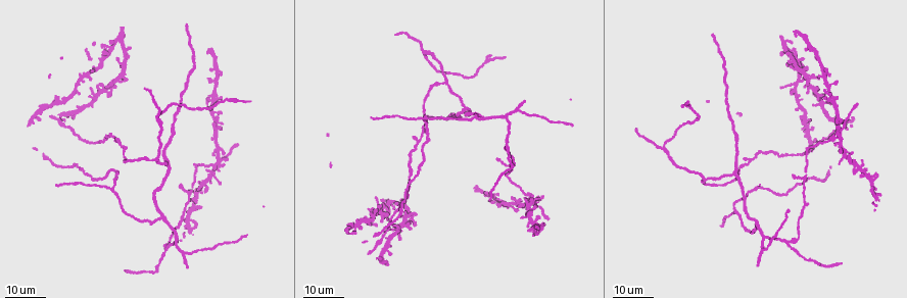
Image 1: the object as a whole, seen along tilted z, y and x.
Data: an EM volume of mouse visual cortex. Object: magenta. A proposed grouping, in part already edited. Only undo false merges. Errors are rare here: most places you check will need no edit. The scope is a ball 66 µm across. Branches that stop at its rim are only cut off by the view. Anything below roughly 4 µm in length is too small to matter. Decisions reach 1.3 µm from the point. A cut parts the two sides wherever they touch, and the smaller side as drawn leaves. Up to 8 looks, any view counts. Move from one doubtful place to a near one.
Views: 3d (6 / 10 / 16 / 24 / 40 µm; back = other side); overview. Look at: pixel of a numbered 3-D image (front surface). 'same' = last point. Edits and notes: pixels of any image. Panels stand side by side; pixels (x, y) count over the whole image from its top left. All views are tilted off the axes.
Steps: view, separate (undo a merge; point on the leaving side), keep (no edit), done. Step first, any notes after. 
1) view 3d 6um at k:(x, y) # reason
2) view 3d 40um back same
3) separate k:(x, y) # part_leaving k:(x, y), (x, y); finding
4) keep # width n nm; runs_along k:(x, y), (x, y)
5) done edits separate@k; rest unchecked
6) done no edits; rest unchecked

view 3d 16um at 1:(178, 238) # arms part here

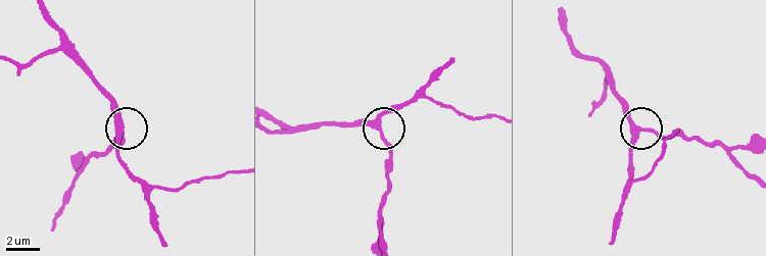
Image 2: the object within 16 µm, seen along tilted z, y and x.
view 3d 10um at 2:(379, 128) # zoom in

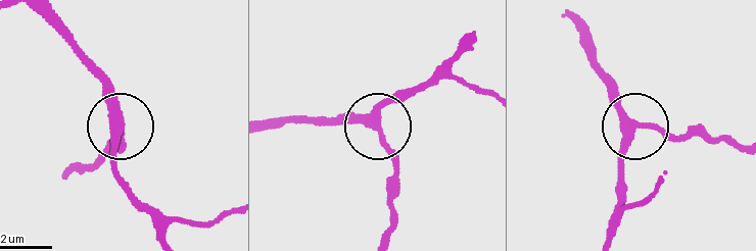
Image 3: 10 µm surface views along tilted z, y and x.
keep # runs_along 3:(46, 14), (99, 79), (115, 114), (115, 182); all the same neuron

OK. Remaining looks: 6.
view 3d 24um at 1:(219, 158) # looks like a crossing

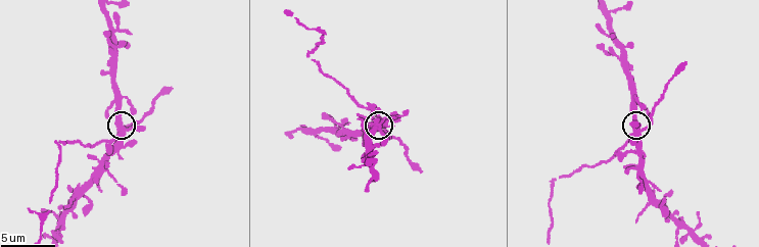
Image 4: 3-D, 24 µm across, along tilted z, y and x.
view 3d 10um at 4:(123, 126)

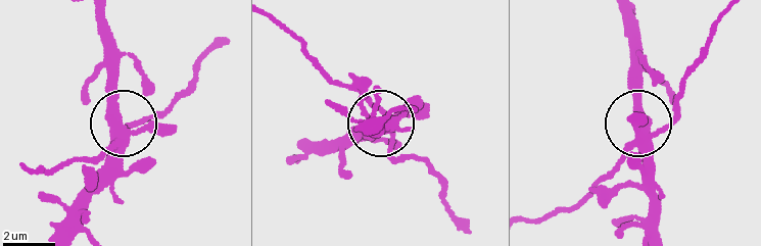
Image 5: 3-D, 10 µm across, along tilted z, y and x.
keep # width 400 nm; continuous, no second neuron

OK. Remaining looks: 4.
view 3d 16um at 1:(110, 189)

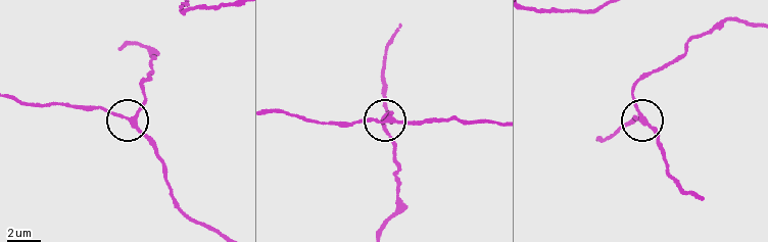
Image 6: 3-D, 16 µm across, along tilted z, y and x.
view 3d 10um at 6:(388, 121)

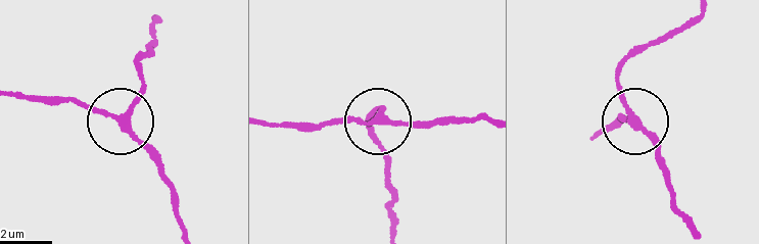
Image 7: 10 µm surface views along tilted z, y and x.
keep # runs_along 7:(488, 120), (416, 127), (340, 117), (296, 122); continuous, no second neuron

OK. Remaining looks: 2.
view 3d 24um at 1:(423, 52) # small branch off a trunk

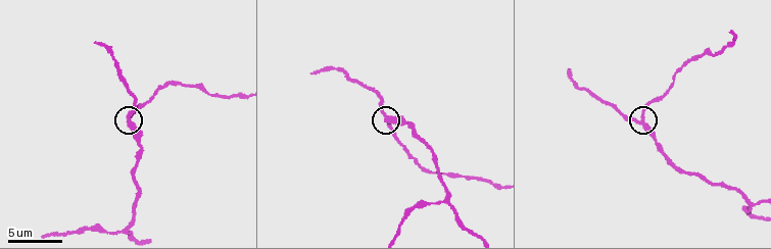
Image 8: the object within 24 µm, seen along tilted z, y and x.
view 3d 6um at 8:(129, 120)

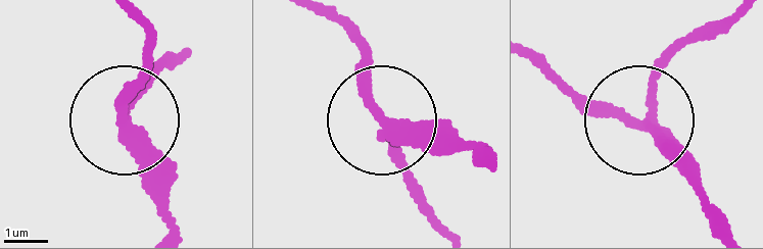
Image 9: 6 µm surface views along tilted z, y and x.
keep # side_arm 11 um; runs_along 9:(482, 166), (471, 146), (431, 150), (379, 117), (360, 26); all the same neuron

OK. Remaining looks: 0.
done no edits; rest unchecked

